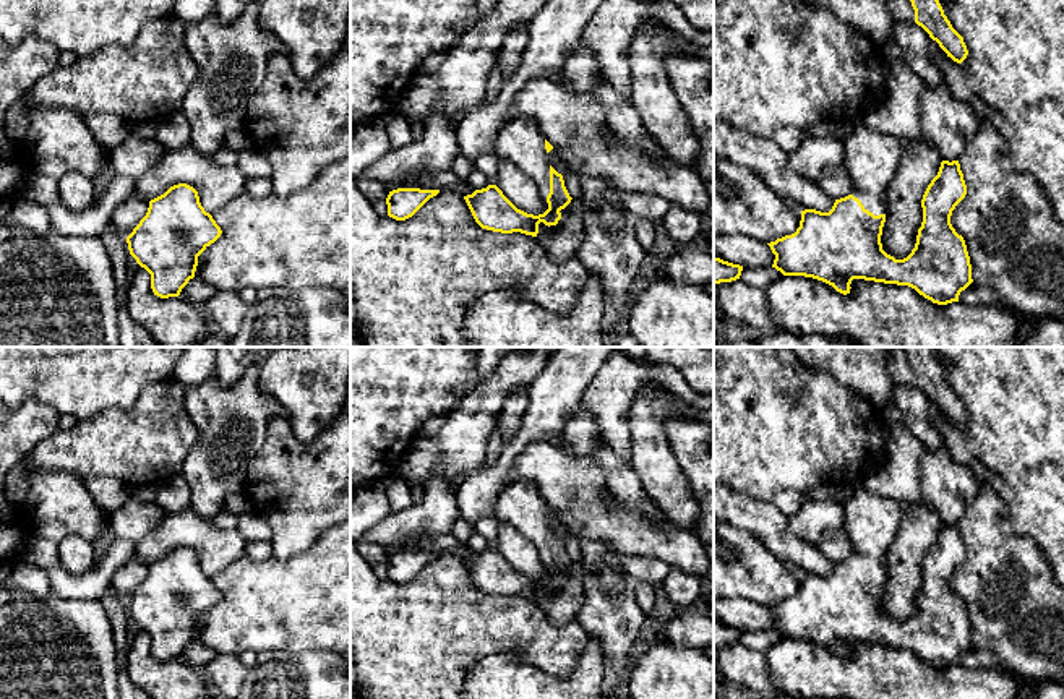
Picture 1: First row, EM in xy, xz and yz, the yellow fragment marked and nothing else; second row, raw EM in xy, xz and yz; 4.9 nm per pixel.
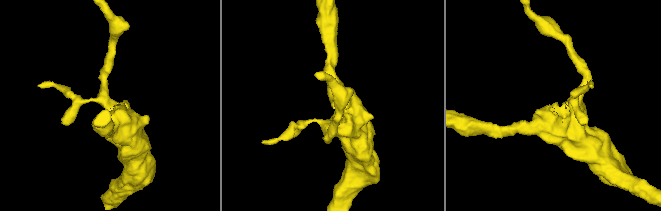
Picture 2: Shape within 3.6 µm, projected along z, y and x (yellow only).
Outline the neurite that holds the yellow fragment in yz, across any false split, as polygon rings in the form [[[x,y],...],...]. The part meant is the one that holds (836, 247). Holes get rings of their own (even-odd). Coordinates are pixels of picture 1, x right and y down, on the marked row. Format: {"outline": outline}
{"outline": [[[855,125],[843,139],[843,167],[853,180],[853,191],[835,199],[829,212],[801,211],[795,234],[767,243],[775,255],[772,268],[783,276],[804,276],[832,285],[837,292],[850,294],[853,279],[908,285],[937,305],[959,302],[959,295],[972,282],[972,264],[962,235],[950,224],[955,206],[965,198],[967,185],[959,161],[942,161],[937,175],[928,185],[923,199],[923,222],[916,243],[903,259],[895,259],[882,250],[881,235],[886,222],[886,193],[899,169],[902,144],[892,135]]]}

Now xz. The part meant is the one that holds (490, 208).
{"outline": [[[516,117],[503,123],[495,139],[498,159],[513,162],[530,175],[538,193],[547,199],[548,209],[534,216],[517,209],[496,185],[475,190],[464,196],[475,222],[487,230],[513,234],[521,232],[537,237],[538,224],[556,225],[561,209],[571,203],[563,175],[547,161],[553,146],[543,138],[537,122],[530,117]]]}

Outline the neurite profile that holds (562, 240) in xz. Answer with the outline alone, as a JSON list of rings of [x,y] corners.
[[[571,199],[571,203],[560,212],[561,219],[556,225],[548,227],[540,222],[537,234],[538,242],[555,263],[564,263],[576,258],[576,251],[584,240],[581,199]]]

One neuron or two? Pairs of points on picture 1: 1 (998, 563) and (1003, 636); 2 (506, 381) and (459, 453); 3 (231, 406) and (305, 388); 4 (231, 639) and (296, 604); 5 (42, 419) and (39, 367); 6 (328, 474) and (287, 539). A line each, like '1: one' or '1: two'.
1: one
2: one
3: two
4: one
5: two
6: one

